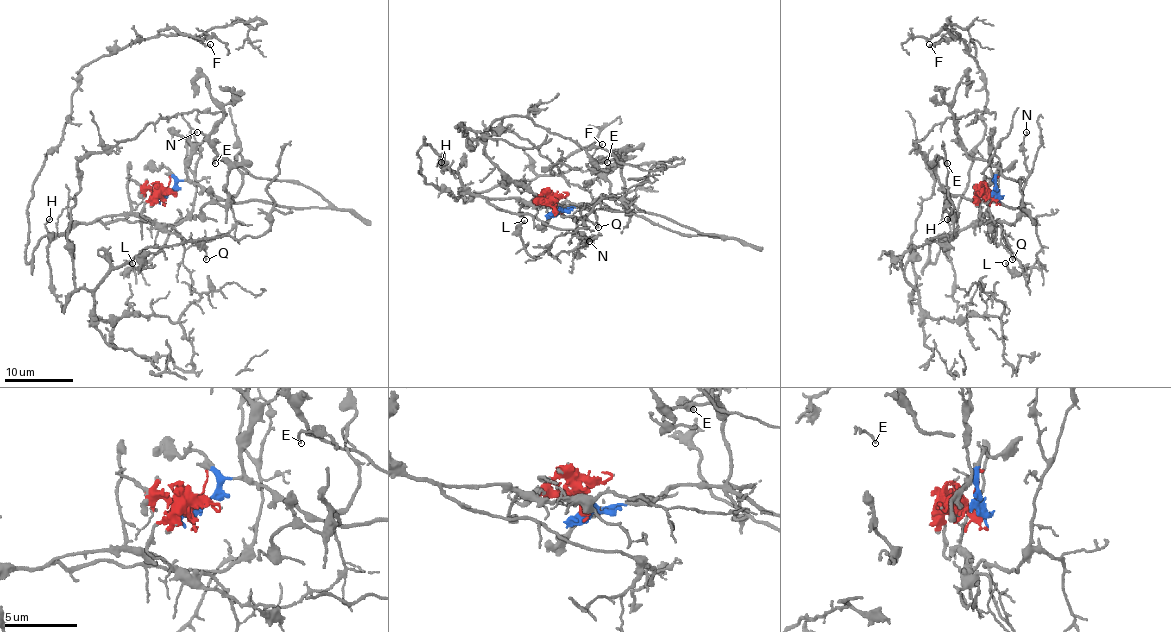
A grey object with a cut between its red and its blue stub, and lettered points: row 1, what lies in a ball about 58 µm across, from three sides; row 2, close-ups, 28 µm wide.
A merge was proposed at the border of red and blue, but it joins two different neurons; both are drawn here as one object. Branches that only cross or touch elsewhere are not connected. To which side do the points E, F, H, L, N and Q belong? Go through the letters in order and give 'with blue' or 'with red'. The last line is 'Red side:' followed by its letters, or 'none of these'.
E: with blue
F: with red
H: with red
L: with red
N: with red
Q: with red
Red side: F, H, L, N, Q

